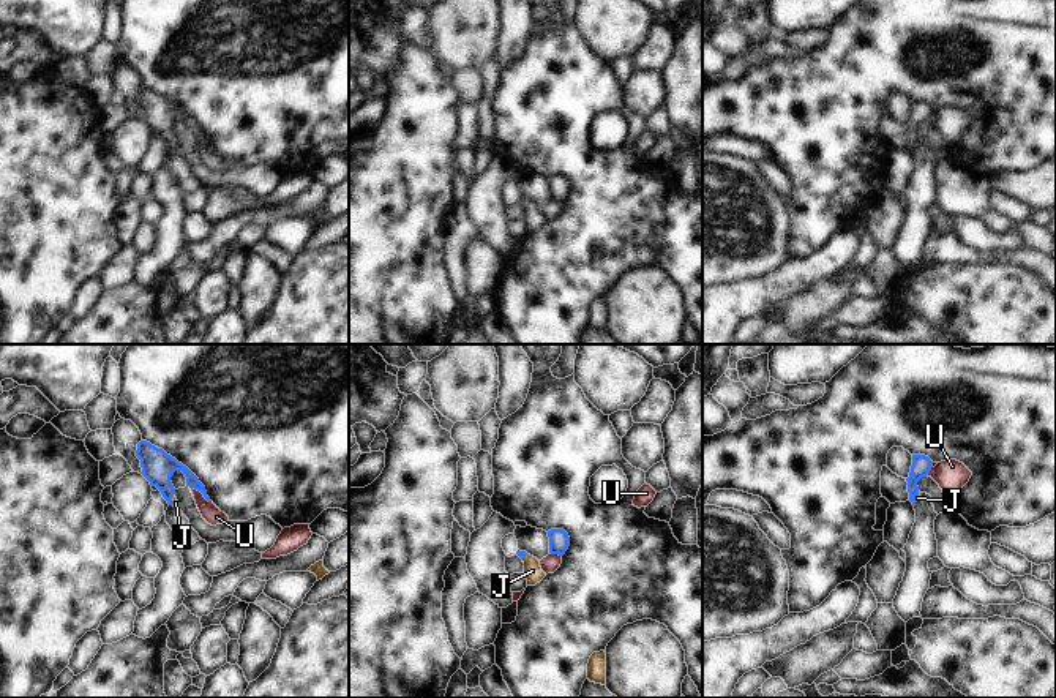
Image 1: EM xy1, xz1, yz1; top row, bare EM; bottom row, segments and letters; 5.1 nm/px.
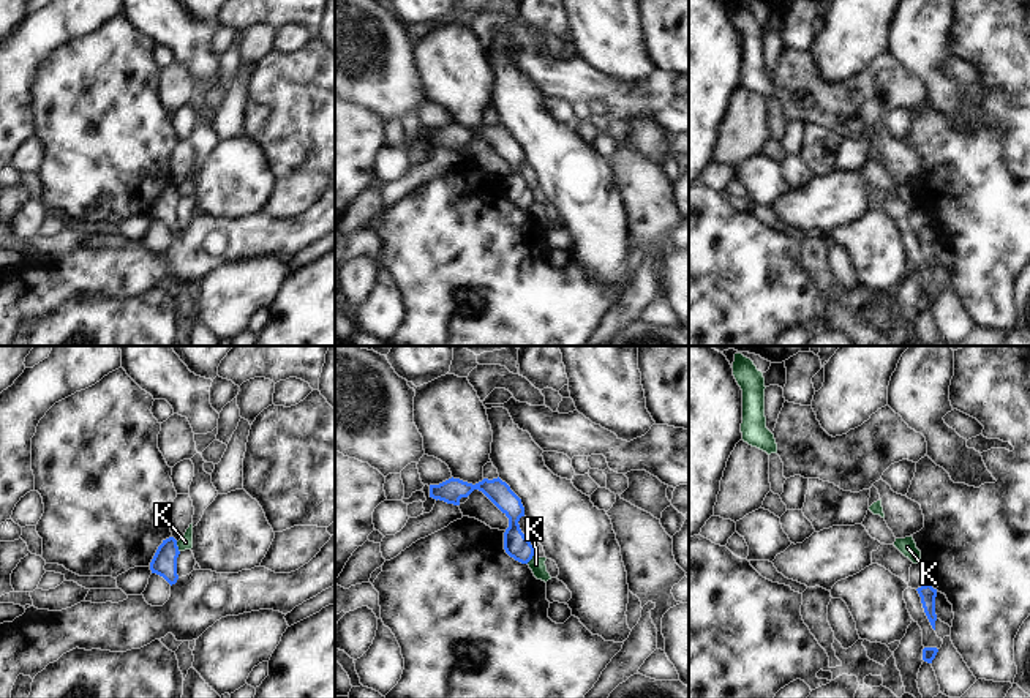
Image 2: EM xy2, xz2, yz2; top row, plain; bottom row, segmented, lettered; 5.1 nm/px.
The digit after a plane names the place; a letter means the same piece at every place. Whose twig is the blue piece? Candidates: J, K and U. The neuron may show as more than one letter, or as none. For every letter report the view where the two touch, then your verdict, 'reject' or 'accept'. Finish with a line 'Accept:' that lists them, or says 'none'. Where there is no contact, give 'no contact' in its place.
J: xy1 | accept
K: xy2 | reject
U: xy1 | reject
Accept: J

